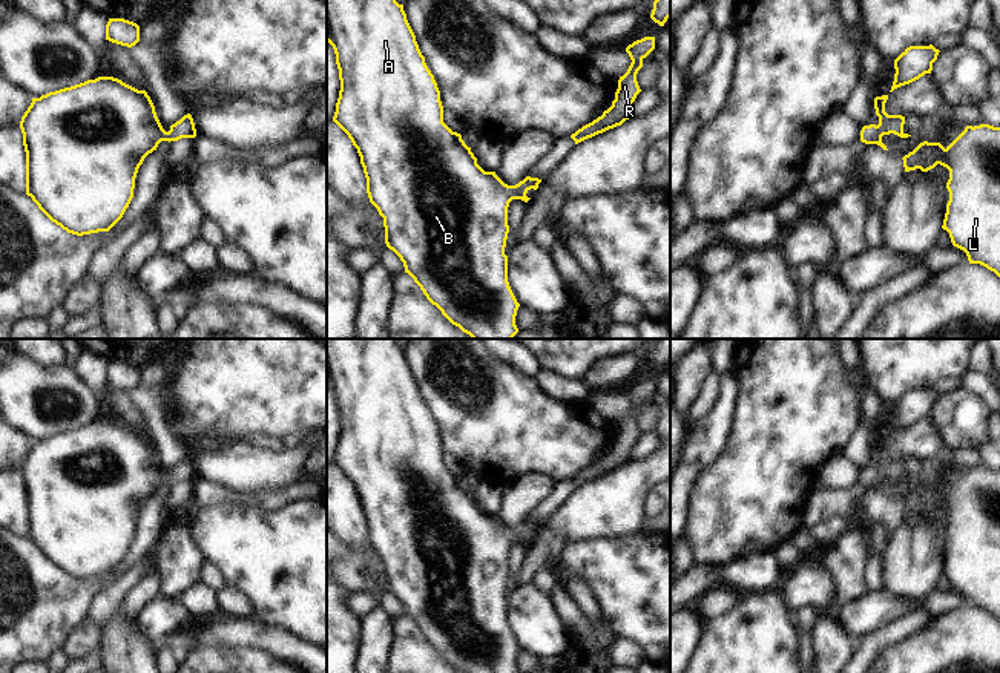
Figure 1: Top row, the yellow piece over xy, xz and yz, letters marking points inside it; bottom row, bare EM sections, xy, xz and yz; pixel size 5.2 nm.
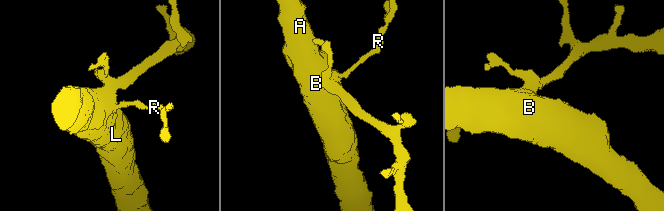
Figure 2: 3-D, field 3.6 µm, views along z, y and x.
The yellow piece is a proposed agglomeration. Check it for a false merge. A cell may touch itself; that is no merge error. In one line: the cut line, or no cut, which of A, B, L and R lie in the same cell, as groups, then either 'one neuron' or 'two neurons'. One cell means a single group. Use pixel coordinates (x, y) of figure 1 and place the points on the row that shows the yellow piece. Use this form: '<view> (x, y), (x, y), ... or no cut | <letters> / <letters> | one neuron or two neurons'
no cut | A B L R | one neuron

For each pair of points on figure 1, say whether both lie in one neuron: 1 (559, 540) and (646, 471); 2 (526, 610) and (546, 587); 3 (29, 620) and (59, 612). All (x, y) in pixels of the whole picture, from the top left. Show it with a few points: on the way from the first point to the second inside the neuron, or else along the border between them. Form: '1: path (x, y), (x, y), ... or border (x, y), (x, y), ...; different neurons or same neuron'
1: path (580, 518), (591, 511), (606, 508), (624, 489); same neuron
2: border (531, 583), (548, 597); different neurons
3: path (37, 612), (51, 612); same neuron

